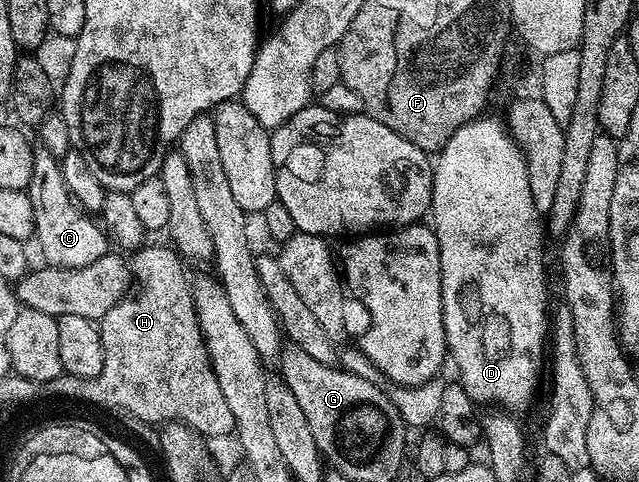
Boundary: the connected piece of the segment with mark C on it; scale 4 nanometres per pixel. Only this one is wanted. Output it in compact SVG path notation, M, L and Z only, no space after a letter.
M39 145L34 151L32 160L32 180L28 193L34 209L34 233L36 243L42 249L47 263L60 268L84 268L84 264L92 264L92 260L100 260L100 256L108 253L108 235L97 221L94 222L89 213L74 201L64 180L60 158L48 147Z

